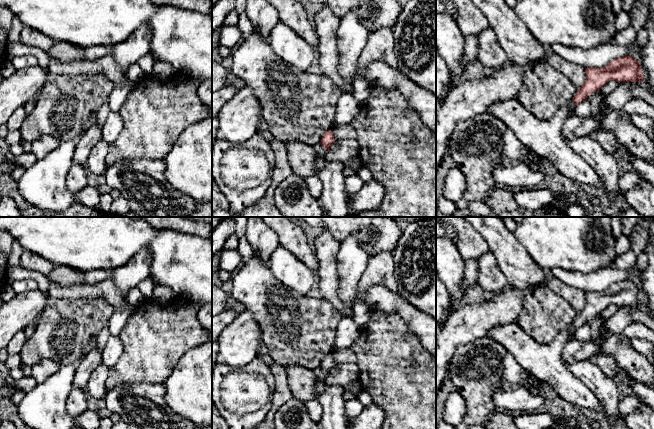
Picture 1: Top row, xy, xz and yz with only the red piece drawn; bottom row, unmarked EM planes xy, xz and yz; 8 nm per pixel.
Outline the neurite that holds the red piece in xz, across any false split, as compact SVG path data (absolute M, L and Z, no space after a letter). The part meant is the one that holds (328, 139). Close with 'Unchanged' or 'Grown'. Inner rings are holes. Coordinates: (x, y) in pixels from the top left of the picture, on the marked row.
M328 130L324 133L322 140L320 142L320 144L322 145L323 148L325 148L326 150L330 151L330 147L331 145L336 141L332 130Z. Unchanged

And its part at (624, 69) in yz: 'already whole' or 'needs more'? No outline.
needs more

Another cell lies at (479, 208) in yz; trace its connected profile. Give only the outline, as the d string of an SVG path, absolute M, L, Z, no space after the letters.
M472 201L468 205L468 209L480 217L496 217L484 201Z

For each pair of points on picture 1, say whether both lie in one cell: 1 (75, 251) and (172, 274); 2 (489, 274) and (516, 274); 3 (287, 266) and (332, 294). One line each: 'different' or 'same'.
1: same
2: different
3: different

